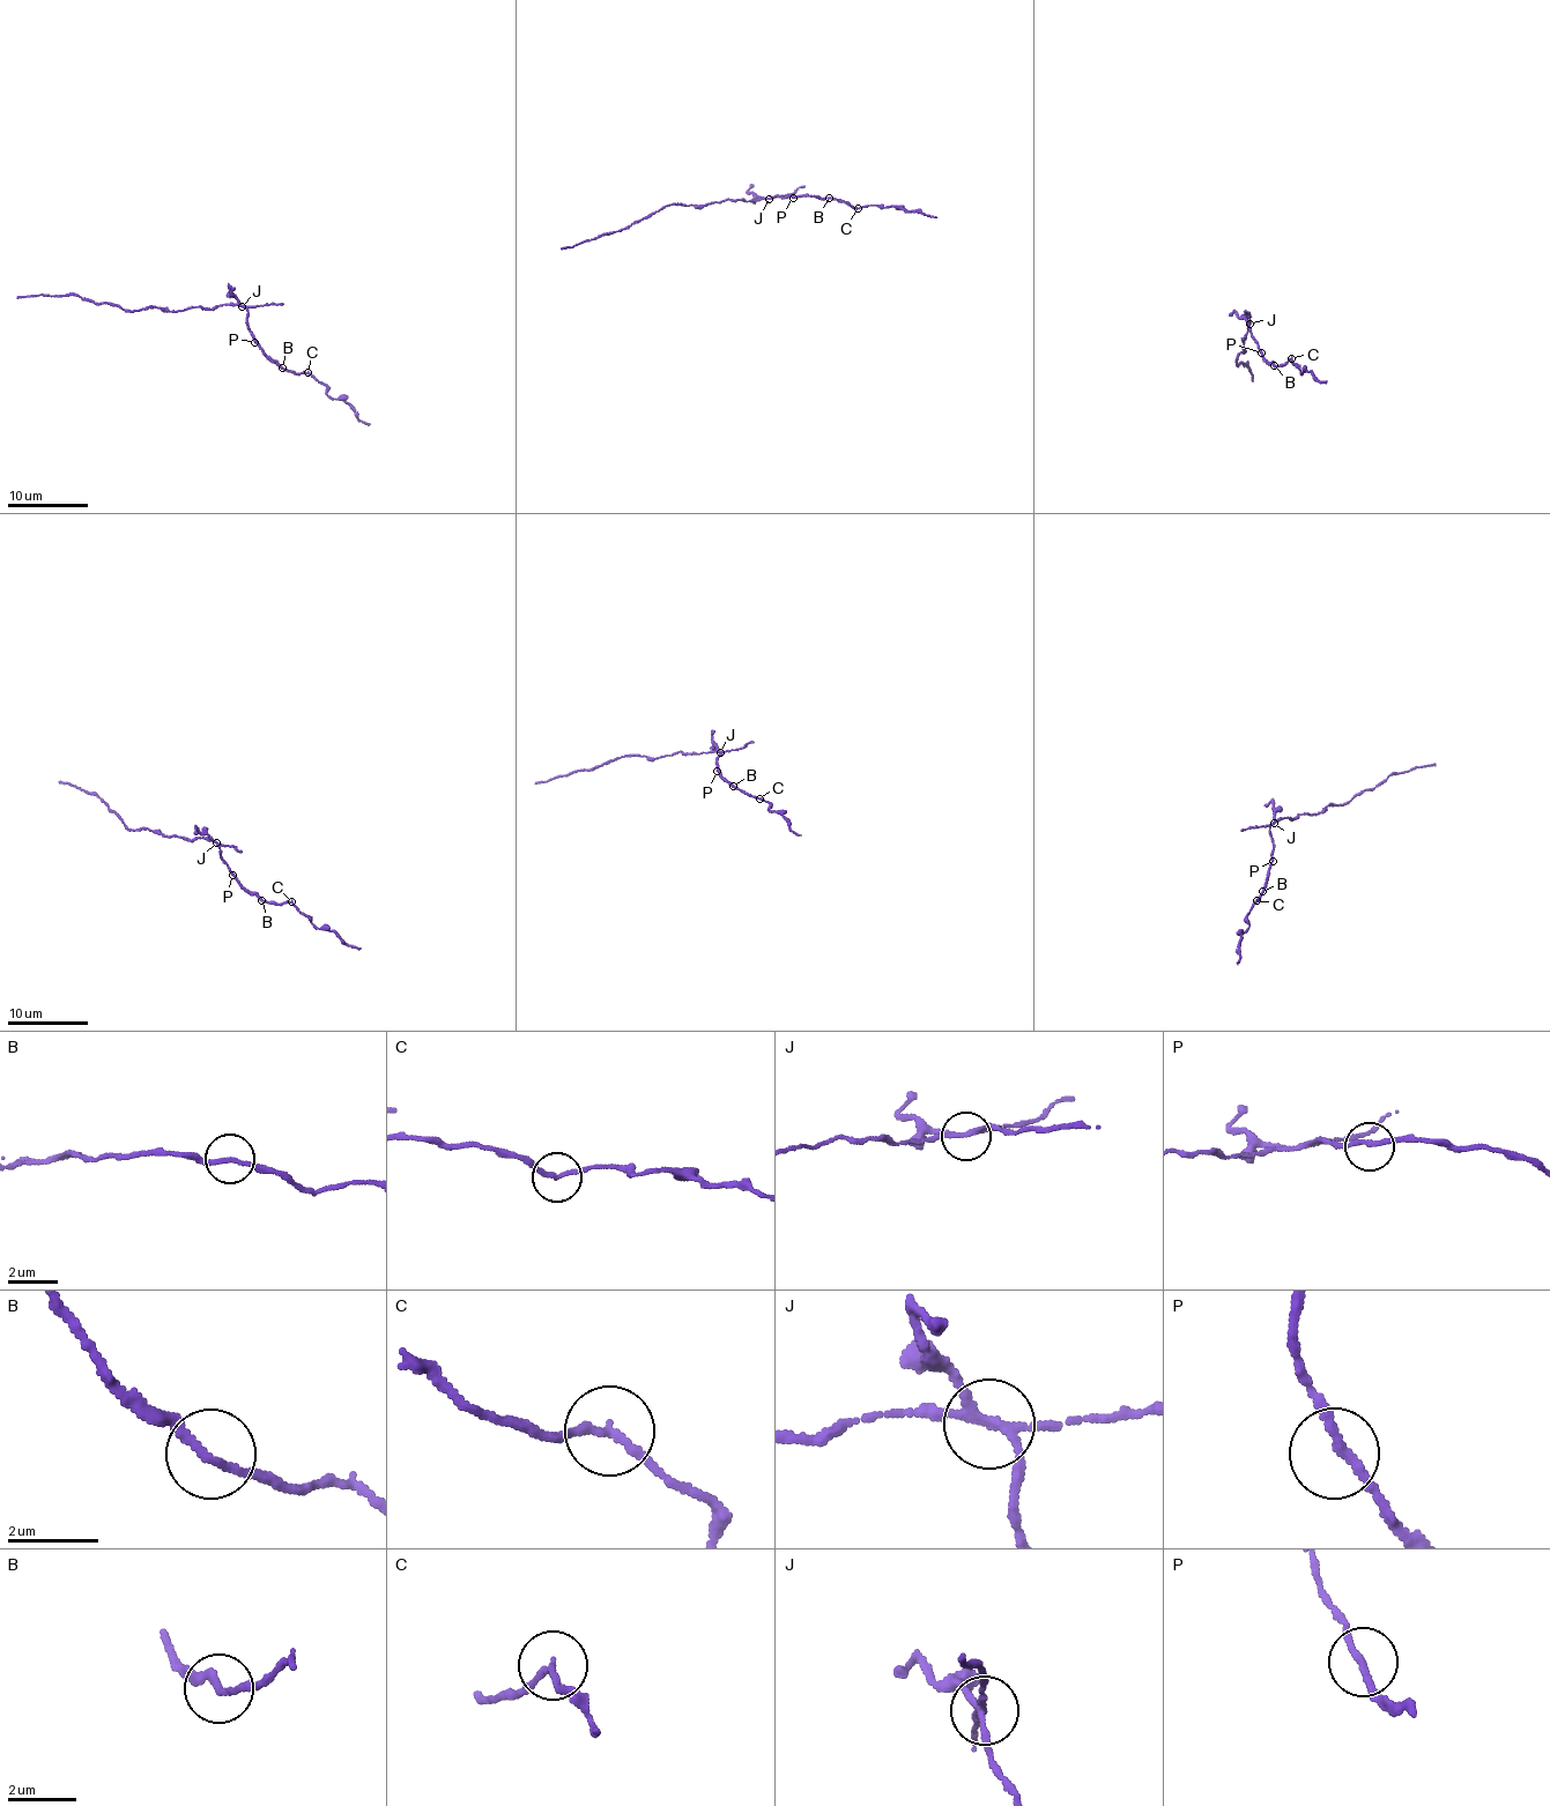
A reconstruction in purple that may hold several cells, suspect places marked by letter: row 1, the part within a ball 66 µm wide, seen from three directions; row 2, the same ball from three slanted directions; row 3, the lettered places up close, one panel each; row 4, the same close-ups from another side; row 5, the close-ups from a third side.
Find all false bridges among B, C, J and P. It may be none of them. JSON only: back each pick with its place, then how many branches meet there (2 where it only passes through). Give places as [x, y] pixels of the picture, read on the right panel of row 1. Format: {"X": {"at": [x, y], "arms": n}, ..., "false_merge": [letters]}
{"C": {"at": [1291, 358], "arms": 2}, "J": {"at": [1250, 324], "arms": 4}, "false_merge": ["C", "J"]}

